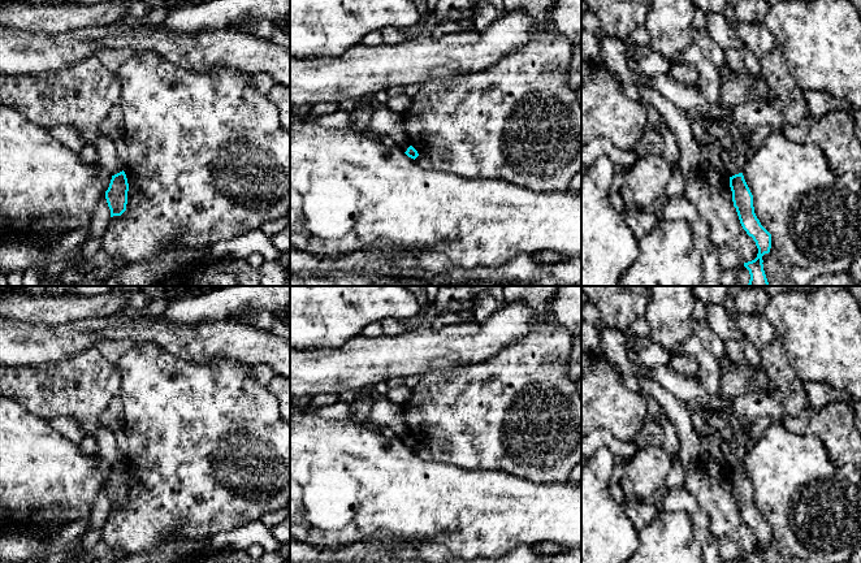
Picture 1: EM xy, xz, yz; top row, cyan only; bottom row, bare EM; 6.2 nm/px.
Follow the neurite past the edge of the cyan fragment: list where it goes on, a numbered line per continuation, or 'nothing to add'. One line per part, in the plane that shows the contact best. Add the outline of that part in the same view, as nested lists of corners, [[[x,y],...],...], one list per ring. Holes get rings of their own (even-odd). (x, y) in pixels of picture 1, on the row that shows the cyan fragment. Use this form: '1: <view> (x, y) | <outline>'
nothing to add

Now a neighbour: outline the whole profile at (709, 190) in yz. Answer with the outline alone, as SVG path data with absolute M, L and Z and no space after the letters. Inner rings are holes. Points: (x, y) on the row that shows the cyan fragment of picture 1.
M698 168L696 176L685 181L684 196L698 209L701 217L710 226L710 239L717 247L728 246L734 250L743 263L757 257L758 248L752 237L743 229L736 208L732 202L730 177L723 176L715 169Z

